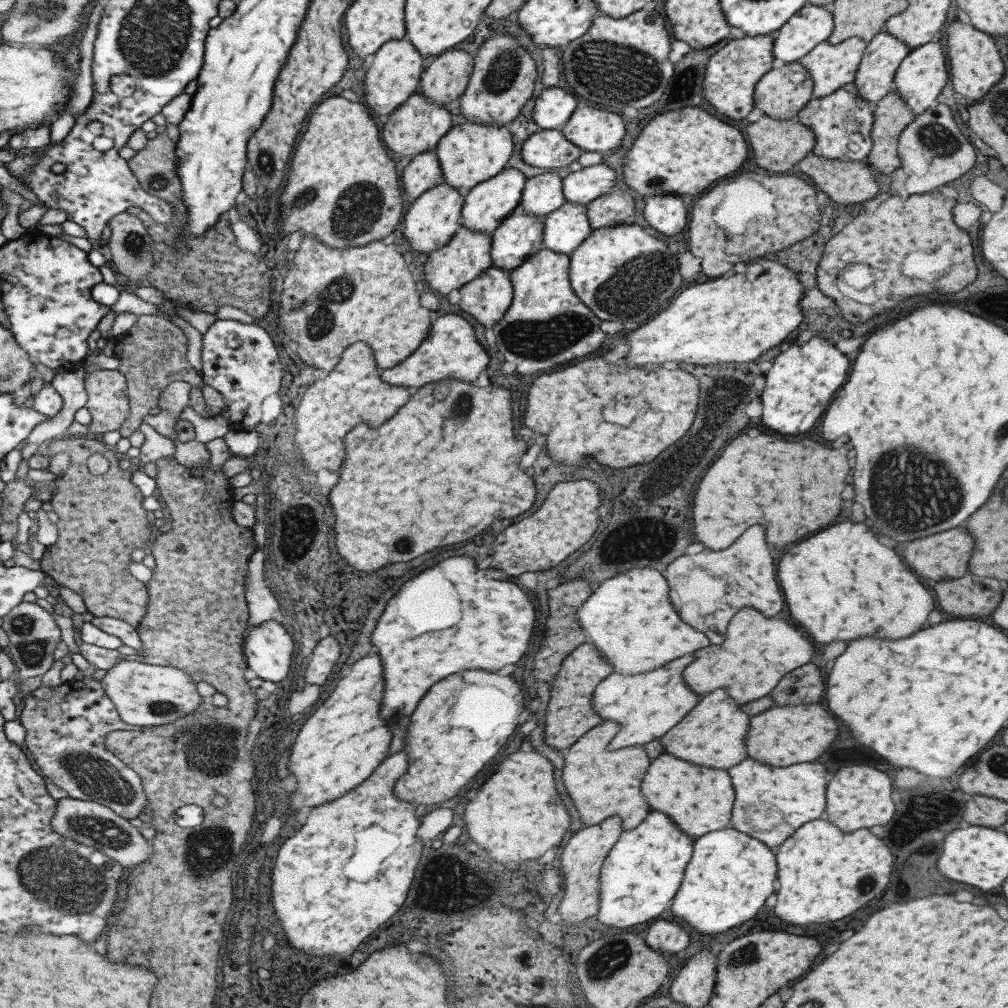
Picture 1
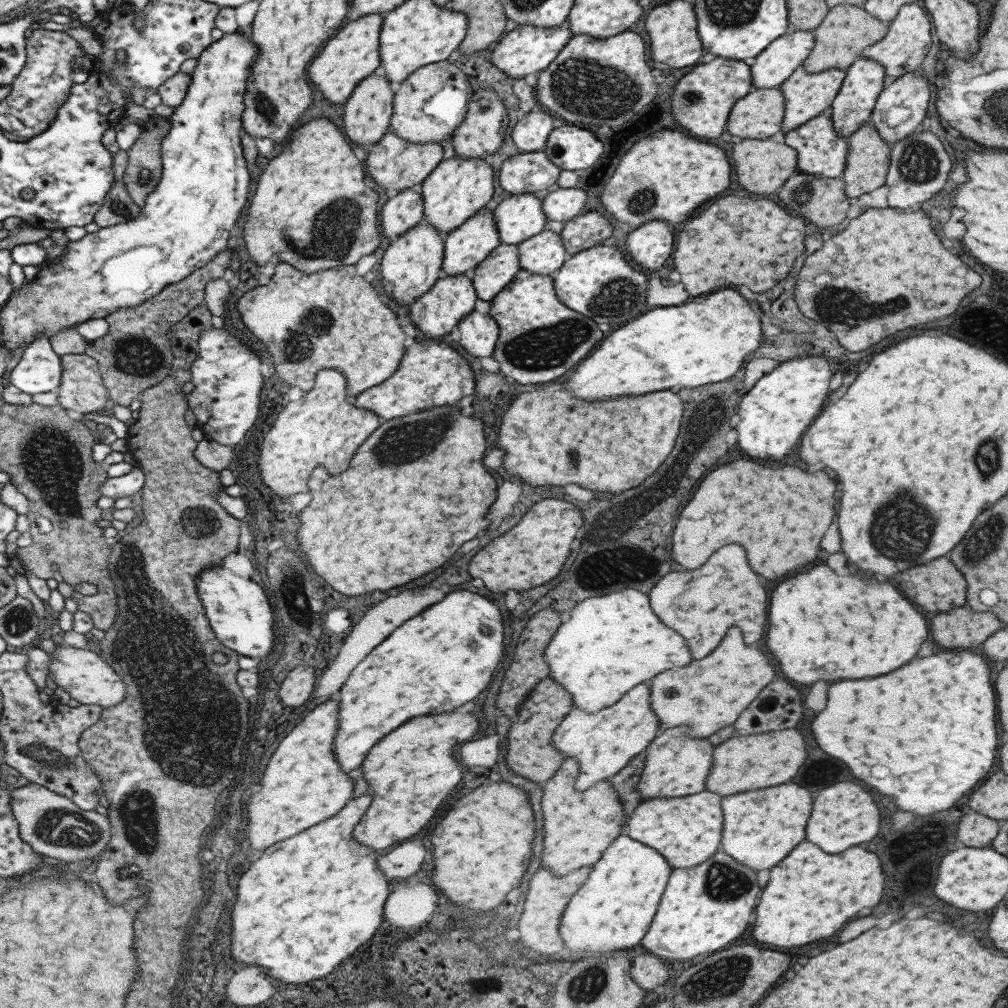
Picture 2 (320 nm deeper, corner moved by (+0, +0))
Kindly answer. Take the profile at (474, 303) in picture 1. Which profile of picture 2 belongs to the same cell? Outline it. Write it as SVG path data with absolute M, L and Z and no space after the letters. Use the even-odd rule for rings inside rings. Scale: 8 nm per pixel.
M472 310L457 324L459 346L473 357L491 356L498 337L498 326L488 313Z

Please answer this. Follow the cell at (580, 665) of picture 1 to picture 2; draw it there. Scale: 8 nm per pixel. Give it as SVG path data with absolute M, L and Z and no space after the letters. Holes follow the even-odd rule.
M550 676L538 682L530 690L507 732L504 761L513 775L539 783L544 783L553 777L564 756L551 745L551 736L571 708L573 700Z

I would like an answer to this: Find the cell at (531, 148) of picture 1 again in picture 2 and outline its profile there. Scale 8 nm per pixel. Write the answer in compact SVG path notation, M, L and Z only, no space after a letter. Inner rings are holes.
M542 150L517 153L501 162L497 182L513 194L545 190L558 179L560 168L555 166Z

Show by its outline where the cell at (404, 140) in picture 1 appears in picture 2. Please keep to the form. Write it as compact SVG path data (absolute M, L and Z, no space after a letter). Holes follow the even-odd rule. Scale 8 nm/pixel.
M392 132L385 133L377 142L366 148L367 155L364 158L364 166L371 180L386 192L388 198L400 190L419 186L420 182L441 161L442 149L438 142L426 142L425 144L412 144L401 140Z

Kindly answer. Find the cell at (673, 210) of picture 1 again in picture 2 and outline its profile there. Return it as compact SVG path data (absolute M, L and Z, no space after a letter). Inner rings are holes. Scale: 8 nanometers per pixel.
M647 222L628 231L625 252L635 266L647 274L659 270L673 250L673 234L665 222Z

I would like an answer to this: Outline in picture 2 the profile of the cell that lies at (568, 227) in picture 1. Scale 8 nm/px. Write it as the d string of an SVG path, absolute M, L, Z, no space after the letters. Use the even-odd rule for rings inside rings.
M549 230L527 238L516 247L519 268L539 276L552 275L569 257L563 249L561 237Z

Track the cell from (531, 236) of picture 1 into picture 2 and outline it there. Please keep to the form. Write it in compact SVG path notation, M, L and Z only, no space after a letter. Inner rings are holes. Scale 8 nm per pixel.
M499 243L469 274L479 300L490 300L501 291L520 269L517 244Z

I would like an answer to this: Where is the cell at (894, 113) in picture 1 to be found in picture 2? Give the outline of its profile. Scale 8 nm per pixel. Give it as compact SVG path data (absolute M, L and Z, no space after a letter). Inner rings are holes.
M870 121L861 125L845 139L847 140L847 154L844 169L839 177L842 178L844 184L844 193L850 199L871 192L884 184L891 145L876 133Z

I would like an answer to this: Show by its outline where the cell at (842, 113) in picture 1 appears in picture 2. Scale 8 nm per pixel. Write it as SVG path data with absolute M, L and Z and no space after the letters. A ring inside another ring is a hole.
M829 108L817 116L783 135L783 144L795 149L797 173L805 173L815 178L839 177L844 169L847 154L847 140L839 136L831 126Z

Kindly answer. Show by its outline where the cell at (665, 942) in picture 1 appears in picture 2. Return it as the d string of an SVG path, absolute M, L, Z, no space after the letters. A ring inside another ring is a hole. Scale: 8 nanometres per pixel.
M650 952L639 953L630 961L629 978L649 994L655 990L655 986L663 984L669 978L667 968L663 966L665 960L659 960L658 956Z

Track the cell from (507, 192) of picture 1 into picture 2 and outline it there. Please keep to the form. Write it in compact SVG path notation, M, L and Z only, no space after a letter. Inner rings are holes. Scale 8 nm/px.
M492 210L472 214L463 225L443 240L443 258L440 266L441 275L458 276L470 274L487 255L499 246L497 225Z

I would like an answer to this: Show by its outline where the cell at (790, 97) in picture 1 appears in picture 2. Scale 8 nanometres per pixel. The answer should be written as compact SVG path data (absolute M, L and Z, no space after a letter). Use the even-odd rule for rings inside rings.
M753 88L734 102L725 129L734 140L765 139L780 130L783 103L780 88Z

